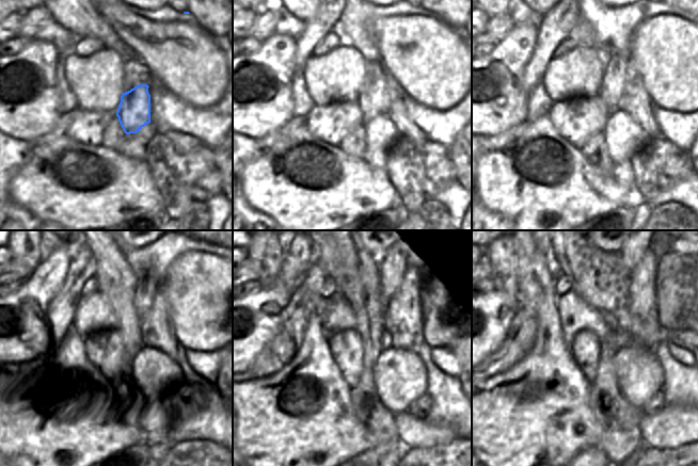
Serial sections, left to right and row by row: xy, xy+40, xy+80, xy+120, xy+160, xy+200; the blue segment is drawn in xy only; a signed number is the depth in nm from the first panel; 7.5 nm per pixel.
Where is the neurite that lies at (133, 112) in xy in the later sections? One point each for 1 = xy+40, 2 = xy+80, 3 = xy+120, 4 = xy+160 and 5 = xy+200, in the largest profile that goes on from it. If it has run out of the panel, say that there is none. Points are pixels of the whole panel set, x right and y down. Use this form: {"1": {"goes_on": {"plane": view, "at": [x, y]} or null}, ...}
{"1": {"goes_on": {"plane": "xy+40", "at": [374, 100]}}, "2": {"goes_on": {"plane": "xy+80", "at": [617, 27]}}, "3": {"goes_on": {"plane": "xy+120", "at": [149, 263]}}, "4": {"goes_on": {"plane": "xy+160", "at": [402, 252]}}, "5": {"goes_on": {"plane": "xy+200", "at": [632, 252]}}}

